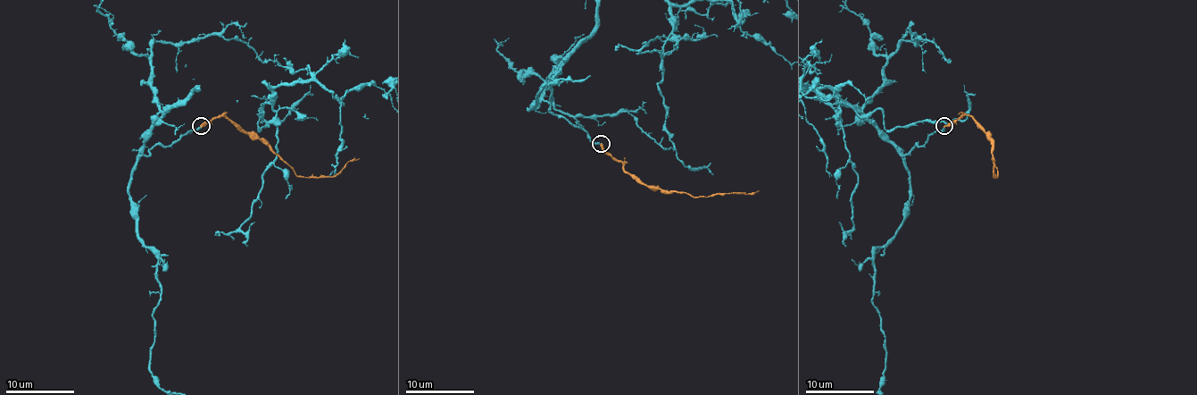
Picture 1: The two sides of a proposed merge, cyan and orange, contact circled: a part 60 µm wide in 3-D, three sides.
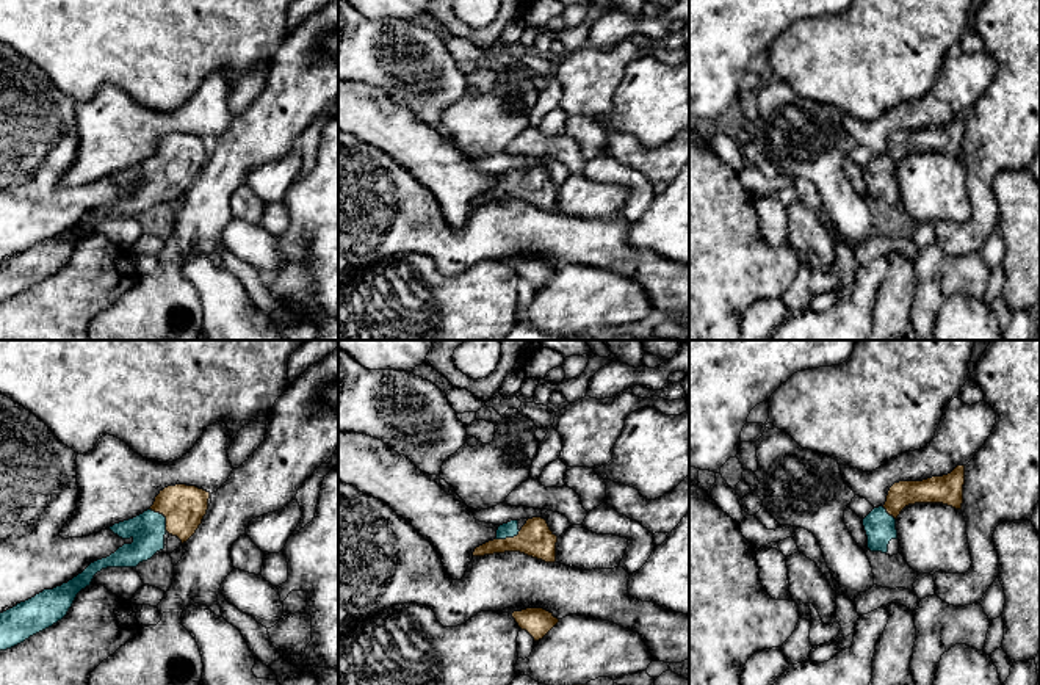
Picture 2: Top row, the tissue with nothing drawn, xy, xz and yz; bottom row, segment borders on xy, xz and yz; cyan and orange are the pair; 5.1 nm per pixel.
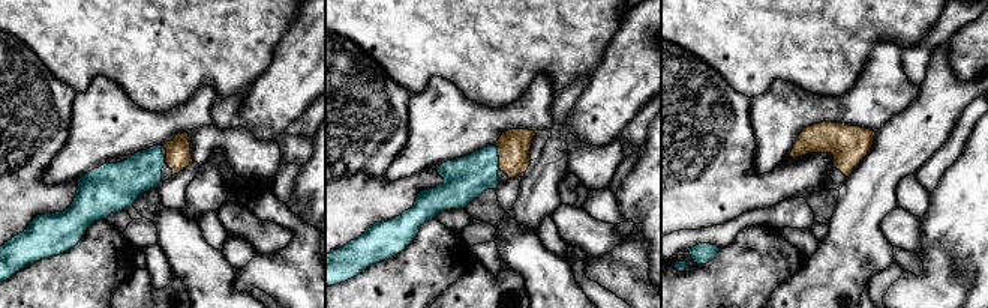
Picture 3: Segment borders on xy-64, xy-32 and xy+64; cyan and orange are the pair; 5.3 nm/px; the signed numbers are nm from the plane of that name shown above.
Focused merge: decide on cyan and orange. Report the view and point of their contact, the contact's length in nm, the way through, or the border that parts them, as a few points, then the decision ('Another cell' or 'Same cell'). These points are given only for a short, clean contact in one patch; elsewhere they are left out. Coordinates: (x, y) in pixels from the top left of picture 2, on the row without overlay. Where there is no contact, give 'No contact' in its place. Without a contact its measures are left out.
Touches cyan at xy (163, 165). Shared border 150 nm. Path across: xy (148, 179), (163, 165), (184, 155). Same cell

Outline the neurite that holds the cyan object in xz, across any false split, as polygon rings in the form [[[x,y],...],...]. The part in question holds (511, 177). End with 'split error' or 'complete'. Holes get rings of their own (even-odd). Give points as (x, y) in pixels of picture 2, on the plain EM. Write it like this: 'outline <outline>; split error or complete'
outline [[[542,166],[528,168],[520,177],[518,169],[503,172],[497,187],[475,198],[473,205],[484,205],[504,201],[520,201],[545,212],[556,210],[558,185]]]; split error

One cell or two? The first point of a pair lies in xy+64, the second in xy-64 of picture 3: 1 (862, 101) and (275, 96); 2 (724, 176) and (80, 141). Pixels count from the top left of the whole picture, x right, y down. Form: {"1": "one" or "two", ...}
{"1": "two", "2": "two"}

